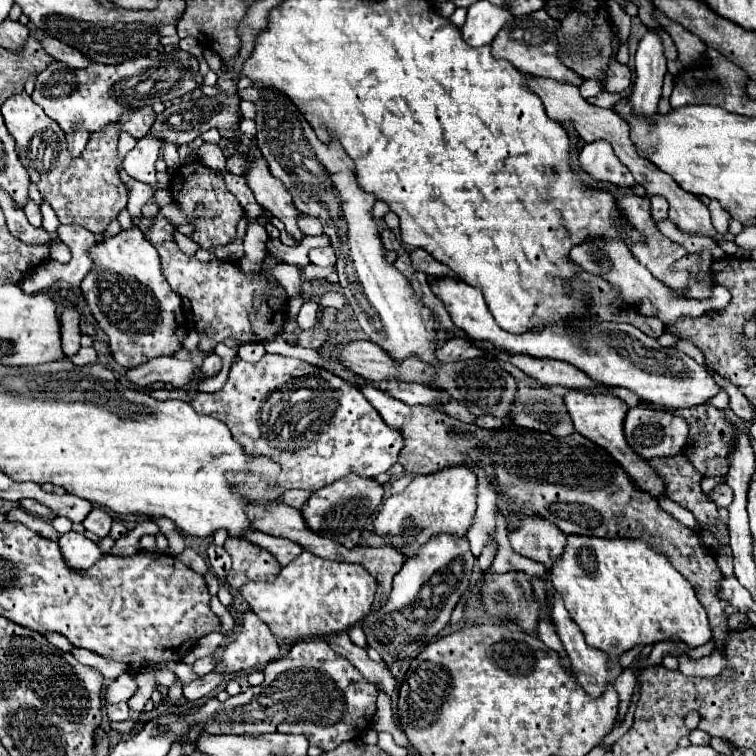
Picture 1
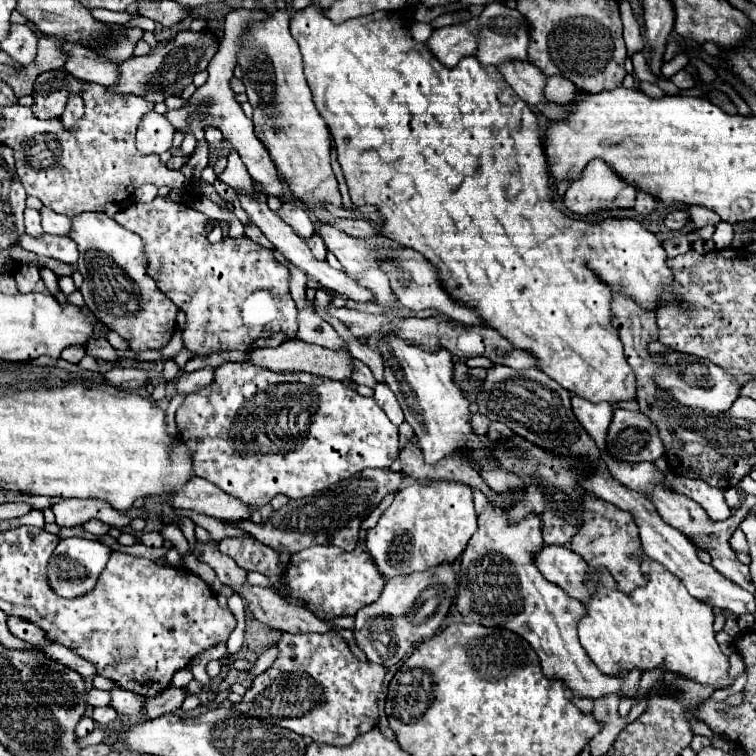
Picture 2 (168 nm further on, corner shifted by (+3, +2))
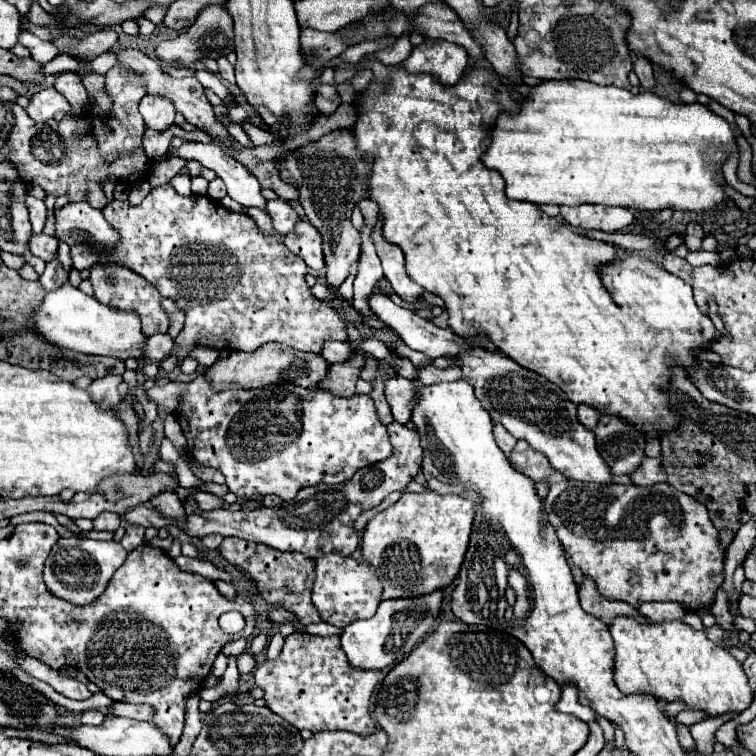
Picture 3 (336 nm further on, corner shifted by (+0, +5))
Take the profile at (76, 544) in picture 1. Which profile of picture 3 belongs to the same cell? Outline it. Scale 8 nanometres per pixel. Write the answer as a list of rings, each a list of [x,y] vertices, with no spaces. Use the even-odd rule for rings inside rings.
[[[78,536],[60,538],[46,560],[44,582],[56,598],[68,600],[76,606],[84,606],[94,602],[106,590],[112,574],[124,564],[126,556],[128,552],[114,540],[100,542],[100,540],[78,538]]]

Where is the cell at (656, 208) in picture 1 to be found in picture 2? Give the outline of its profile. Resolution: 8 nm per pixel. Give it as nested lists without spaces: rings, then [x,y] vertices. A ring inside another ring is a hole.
[[[675,209],[675,211],[671,211],[671,213],[665,215],[663,223],[665,223],[667,229],[671,229],[671,231],[679,231],[679,229],[685,229],[687,219],[689,219],[689,213],[685,213],[685,211],[681,213],[679,209]]]

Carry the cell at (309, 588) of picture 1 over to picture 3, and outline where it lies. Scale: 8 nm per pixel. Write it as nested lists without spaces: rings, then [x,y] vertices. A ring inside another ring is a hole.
[[[328,554],[316,560],[312,604],[320,612],[322,622],[344,628],[348,626],[348,622],[354,622],[360,618],[372,618],[372,614],[380,604],[380,594],[382,594],[382,582],[374,574],[372,566],[340,554]]]

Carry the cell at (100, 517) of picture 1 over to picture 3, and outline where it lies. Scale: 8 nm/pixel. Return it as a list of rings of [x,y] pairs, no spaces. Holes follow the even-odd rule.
[[[102,512],[94,520],[94,530],[118,530],[120,526],[120,516],[116,512]]]

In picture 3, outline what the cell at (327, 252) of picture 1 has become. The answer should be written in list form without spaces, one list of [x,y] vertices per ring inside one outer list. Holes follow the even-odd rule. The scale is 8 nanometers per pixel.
[[[300,220],[290,234],[284,236],[284,246],[298,254],[312,270],[324,268],[324,256],[322,256],[322,238],[318,230],[308,222]]]

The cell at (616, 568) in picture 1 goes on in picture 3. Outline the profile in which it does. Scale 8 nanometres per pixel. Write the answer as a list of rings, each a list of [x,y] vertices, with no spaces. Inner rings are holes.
[[[618,616],[614,624],[610,626],[610,634],[614,638],[616,646],[616,668],[614,668],[614,680],[616,686],[622,694],[648,694],[654,696],[656,700],[664,702],[684,702],[690,710],[700,710],[708,718],[712,716],[722,716],[728,712],[744,712],[750,708],[754,692],[748,686],[746,674],[742,664],[730,656],[726,648],[716,646],[706,638],[704,632],[692,630],[688,624],[682,620],[672,620],[672,622],[660,622],[660,624],[638,624],[634,618],[624,618]]]

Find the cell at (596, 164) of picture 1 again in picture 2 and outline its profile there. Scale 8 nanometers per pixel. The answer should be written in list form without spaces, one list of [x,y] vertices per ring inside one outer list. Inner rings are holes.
[[[593,159],[575,179],[565,197],[565,205],[573,213],[587,215],[597,209],[615,209],[615,207],[633,207],[635,205],[635,187],[629,185],[623,177],[613,173],[609,165],[601,159]]]

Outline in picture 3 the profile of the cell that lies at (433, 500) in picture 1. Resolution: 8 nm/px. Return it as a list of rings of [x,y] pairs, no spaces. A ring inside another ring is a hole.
[[[432,490],[402,494],[402,498],[376,514],[362,532],[362,560],[372,564],[382,580],[382,600],[416,598],[448,588],[460,572],[472,532],[476,494],[440,496]]]

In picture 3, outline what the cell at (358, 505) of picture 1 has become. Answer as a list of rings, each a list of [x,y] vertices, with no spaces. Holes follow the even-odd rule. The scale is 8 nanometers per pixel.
[[[392,422],[386,426],[392,442],[392,456],[384,462],[376,462],[368,468],[362,468],[354,474],[354,478],[342,482],[342,484],[320,484],[310,486],[298,492],[296,500],[282,502],[276,508],[256,508],[252,512],[232,512],[232,510],[214,510],[208,514],[190,514],[184,520],[184,526],[180,522],[172,522],[172,518],[164,518],[158,510],[136,506],[134,510],[126,512],[126,520],[130,524],[138,524],[144,528],[164,528],[164,526],[176,526],[178,530],[186,532],[188,536],[204,538],[208,534],[222,534],[222,536],[238,536],[250,542],[262,542],[266,546],[278,548],[278,550],[290,550],[290,552],[302,552],[310,558],[320,558],[324,554],[344,554],[352,556],[358,548],[358,534],[354,532],[356,518],[374,506],[378,506],[388,494],[392,492],[404,492],[406,484],[416,478],[416,474],[422,468],[422,446],[420,436],[416,430],[410,430],[398,422]]]

